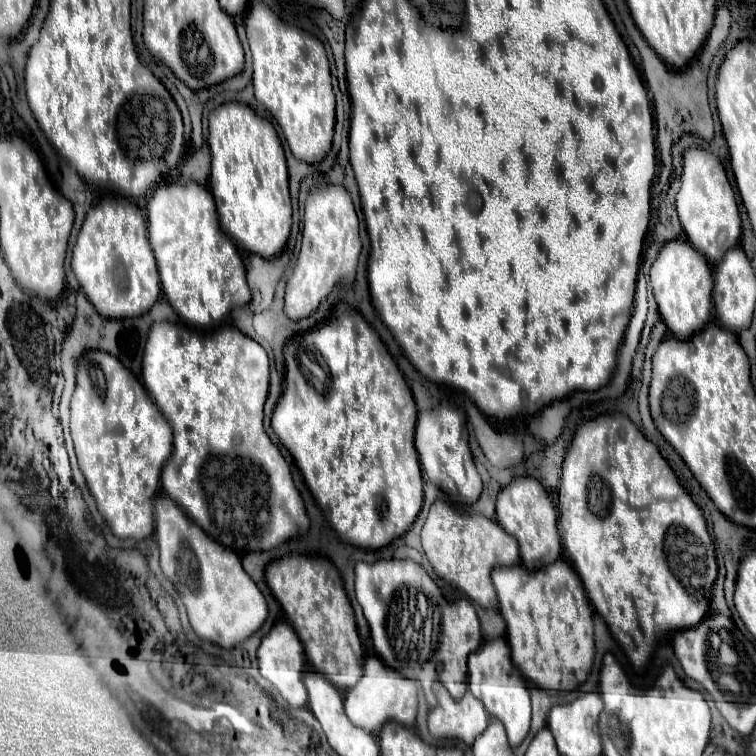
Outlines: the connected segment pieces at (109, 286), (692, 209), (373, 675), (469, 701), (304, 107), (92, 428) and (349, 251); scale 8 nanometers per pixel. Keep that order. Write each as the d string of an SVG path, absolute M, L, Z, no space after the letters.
M123 195L105 197L87 211L73 247L71 267L87 299L99 315L109 319L139 317L147 313L161 295L161 281L147 239L145 219L139 207Z
M689 147L683 153L683 175L681 189L677 193L677 213L683 231L695 249L707 257L709 263L719 263L723 253L731 245L739 243L741 237L741 217L735 201L733 187L729 185L727 173L717 155L703 147Z
M373 655L363 665L363 677L345 695L345 713L355 725L369 733L379 731L379 727L389 719L395 719L405 727L413 727L417 715L417 685L415 681L401 677Z
M465 691L461 699L441 695L439 705L429 711L429 733L433 737L455 737L473 745L475 737L487 729L489 713L485 705Z
M255 1L245 19L253 53L255 99L277 119L291 153L307 163L321 161L331 149L335 95L323 43L301 27L285 23L267 3Z
M85 351L77 361L77 387L71 401L71 437L79 459L79 469L87 479L99 513L111 521L111 531L121 539L145 539L153 533L153 495L161 469L171 455L171 425L163 419L139 379L113 355L105 351Z
M325 183L313 187L305 199L301 251L293 275L287 281L287 291L285 291L287 317L295 321L301 317L309 317L339 281L351 283L355 279L359 253L361 253L359 219L347 189L341 185L325 185Z

